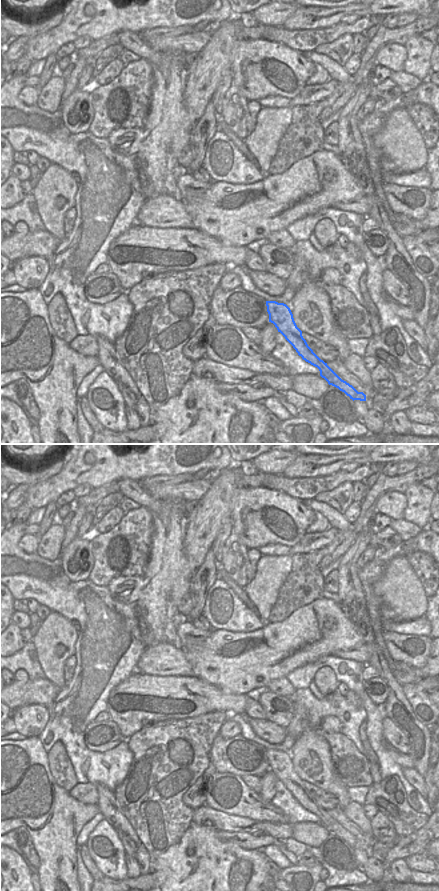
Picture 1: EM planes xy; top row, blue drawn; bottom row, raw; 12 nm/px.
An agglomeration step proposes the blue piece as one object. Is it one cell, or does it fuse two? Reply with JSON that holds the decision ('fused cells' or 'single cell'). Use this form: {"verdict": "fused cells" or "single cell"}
{"verdict": "single cell"}

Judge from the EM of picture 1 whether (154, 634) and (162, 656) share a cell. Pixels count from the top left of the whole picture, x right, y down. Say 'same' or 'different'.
different

